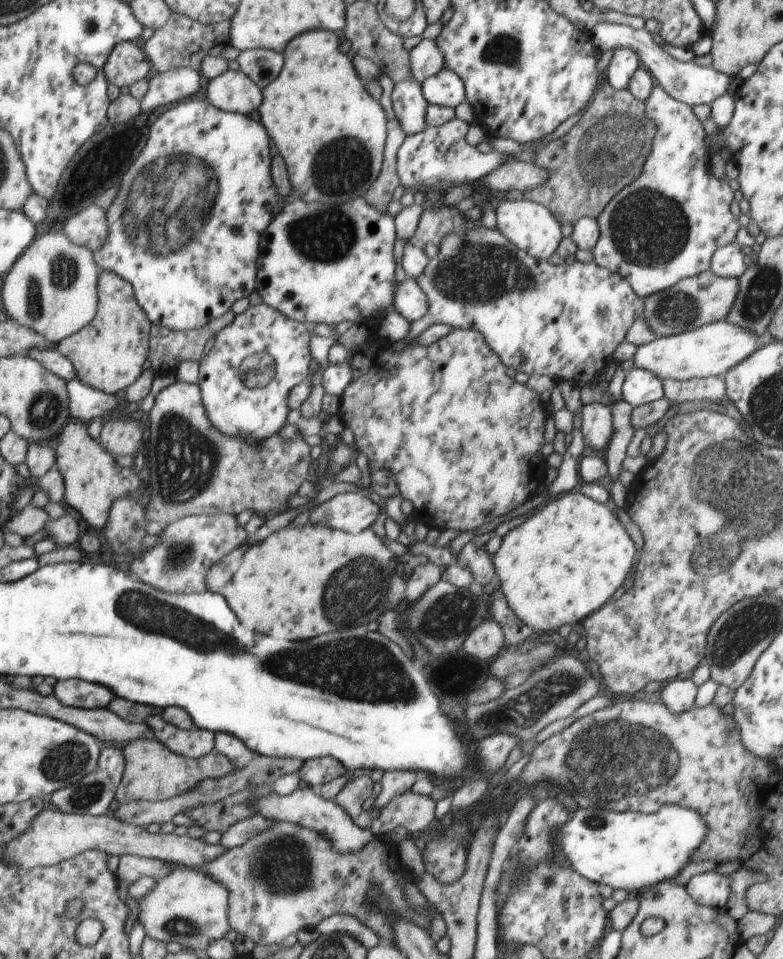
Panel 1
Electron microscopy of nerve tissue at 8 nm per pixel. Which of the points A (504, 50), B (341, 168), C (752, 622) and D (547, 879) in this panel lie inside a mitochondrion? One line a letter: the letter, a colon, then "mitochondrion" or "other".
A: mitochondrion
B: mitochondrion
C: mitochondrion
D: mitochondrion

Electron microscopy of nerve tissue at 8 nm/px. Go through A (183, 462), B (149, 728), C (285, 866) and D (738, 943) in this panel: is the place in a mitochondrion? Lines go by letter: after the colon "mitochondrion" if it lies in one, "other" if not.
A: mitochondrion
B: other
C: mitochondrion
D: other

